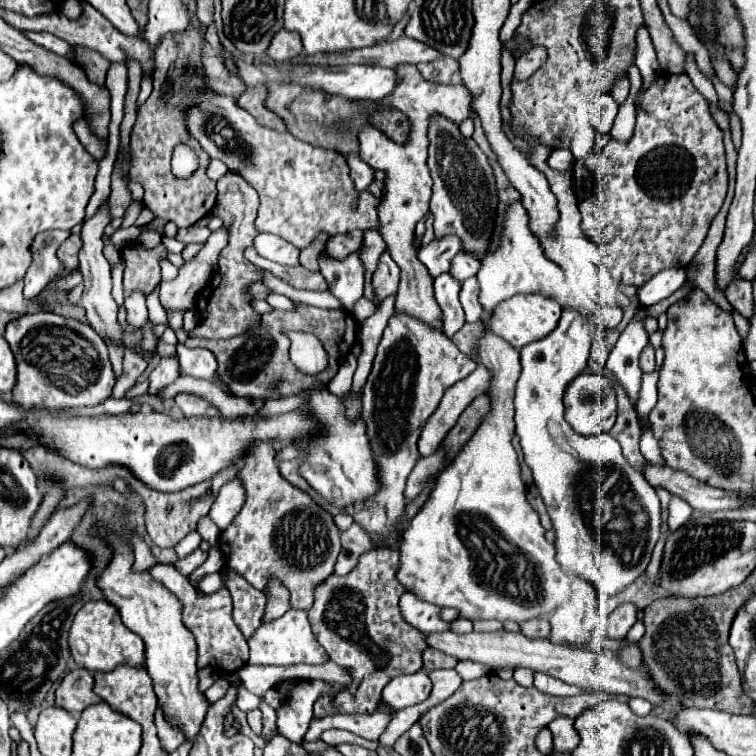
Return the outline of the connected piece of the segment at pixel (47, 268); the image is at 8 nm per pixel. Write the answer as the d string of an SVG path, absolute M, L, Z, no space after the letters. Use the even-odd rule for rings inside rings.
M48 230L40 233L34 240L34 266L28 268L26 278L24 278L24 296L26 298L34 298L38 296L38 292L62 270L60 260L56 258L56 250L60 246L60 238L70 236L68 230Z

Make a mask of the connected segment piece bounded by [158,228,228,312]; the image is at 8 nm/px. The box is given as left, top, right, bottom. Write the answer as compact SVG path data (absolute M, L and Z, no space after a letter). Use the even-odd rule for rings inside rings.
M224 228L212 232L200 254L180 268L178 278L172 282L162 282L158 296L166 312L174 312L174 310L186 312L196 308L196 300L202 294L202 290L208 286L216 270L218 254L226 246L226 240L228 236Z

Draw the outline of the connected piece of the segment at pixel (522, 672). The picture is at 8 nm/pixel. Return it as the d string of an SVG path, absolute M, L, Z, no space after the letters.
M517 668L513 673L515 682L523 687L533 686L534 672L527 668Z

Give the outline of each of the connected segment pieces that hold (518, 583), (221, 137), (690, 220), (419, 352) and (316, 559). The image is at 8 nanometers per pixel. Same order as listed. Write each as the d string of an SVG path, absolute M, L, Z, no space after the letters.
M490 330L480 338L480 364L492 374L486 394L490 396L490 412L482 418L472 438L462 446L458 456L442 470L434 490L422 510L410 520L402 534L400 566L396 580L418 600L440 608L458 610L458 618L466 620L512 620L526 622L546 618L570 594L570 576L560 570L554 560L556 548L544 538L538 514L526 500L526 486L520 478L518 454L512 446L514 438L514 388L520 366L520 352Z
M202 94L200 106L188 110L188 126L190 134L202 144L202 148L212 156L222 160L230 172L240 174L250 182L250 186L260 196L260 210L256 218L258 232L276 234L286 242L294 244L298 250L308 248L318 234L328 234L328 238L336 234L344 234L350 230L378 230L378 198L368 190L358 192L354 188L354 180L350 178L350 166L344 156L308 146L302 140L296 140L288 132L276 132L266 126L260 126L246 110L242 110L232 96L224 94Z
M662 74L656 84L642 94L632 140L628 144L610 140L594 160L594 194L582 194L578 208L582 214L582 230L602 250L604 264L612 278L622 284L642 286L660 270L688 268L706 238L710 222L722 208L728 190L722 132L710 116L708 100L694 88L692 80L686 74Z
M394 314L388 320L388 328L384 330L362 396L362 418L366 422L374 462L378 466L380 488L378 494L374 494L370 502L364 502L354 514L354 520L360 522L376 542L390 536L396 522L402 518L406 504L404 484L420 458L416 442L426 420L438 408L444 390L466 378L476 370L476 366L478 364L472 358L462 354L454 342L444 338L444 334L434 330L434 326L410 314Z
M258 444L242 462L238 476L244 480L248 498L234 522L220 534L218 546L224 554L224 564L228 570L246 578L258 590L266 590L268 580L278 578L290 590L290 606L294 610L310 610L314 604L314 588L334 572L334 564L340 554L340 530L330 512L320 508L306 492L290 486L290 482L278 474L274 454L276 452L270 444Z

